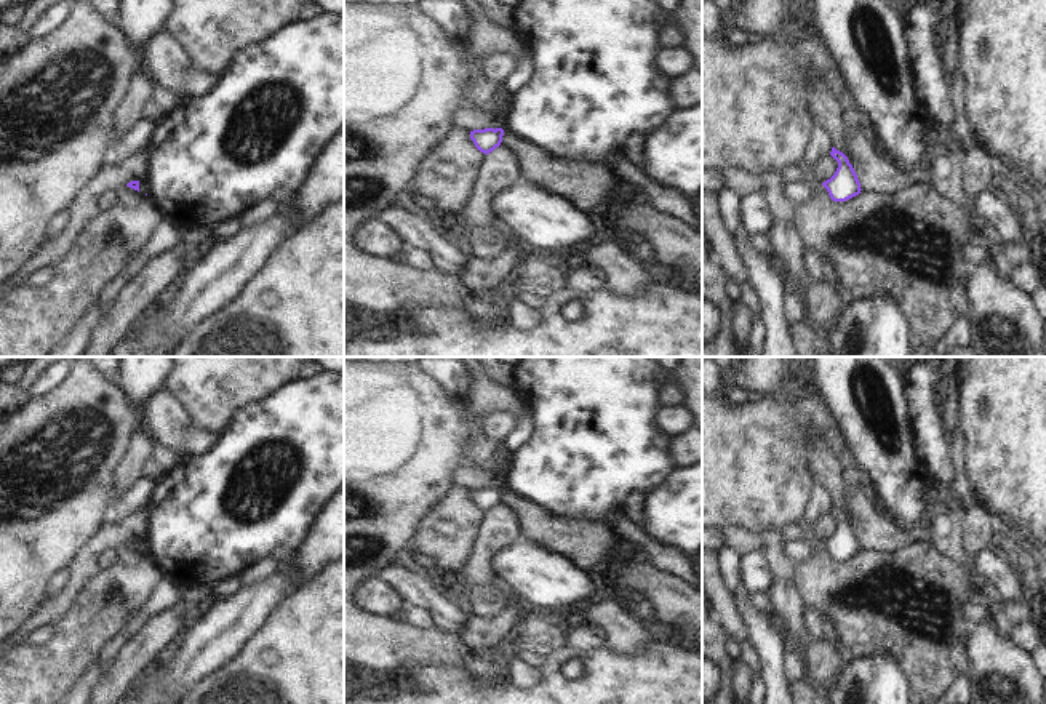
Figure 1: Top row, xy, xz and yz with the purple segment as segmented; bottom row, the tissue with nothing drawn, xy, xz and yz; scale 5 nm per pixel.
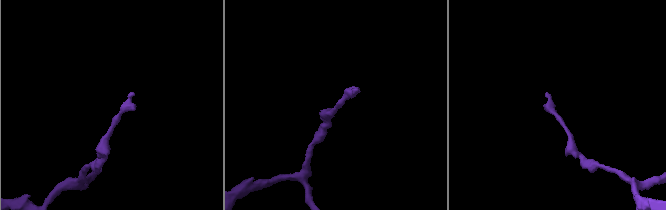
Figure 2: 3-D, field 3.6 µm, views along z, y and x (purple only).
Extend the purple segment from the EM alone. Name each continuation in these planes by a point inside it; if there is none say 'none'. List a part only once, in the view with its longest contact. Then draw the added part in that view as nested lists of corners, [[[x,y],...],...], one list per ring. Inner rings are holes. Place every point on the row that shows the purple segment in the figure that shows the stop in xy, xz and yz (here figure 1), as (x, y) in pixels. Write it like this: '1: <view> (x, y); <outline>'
none

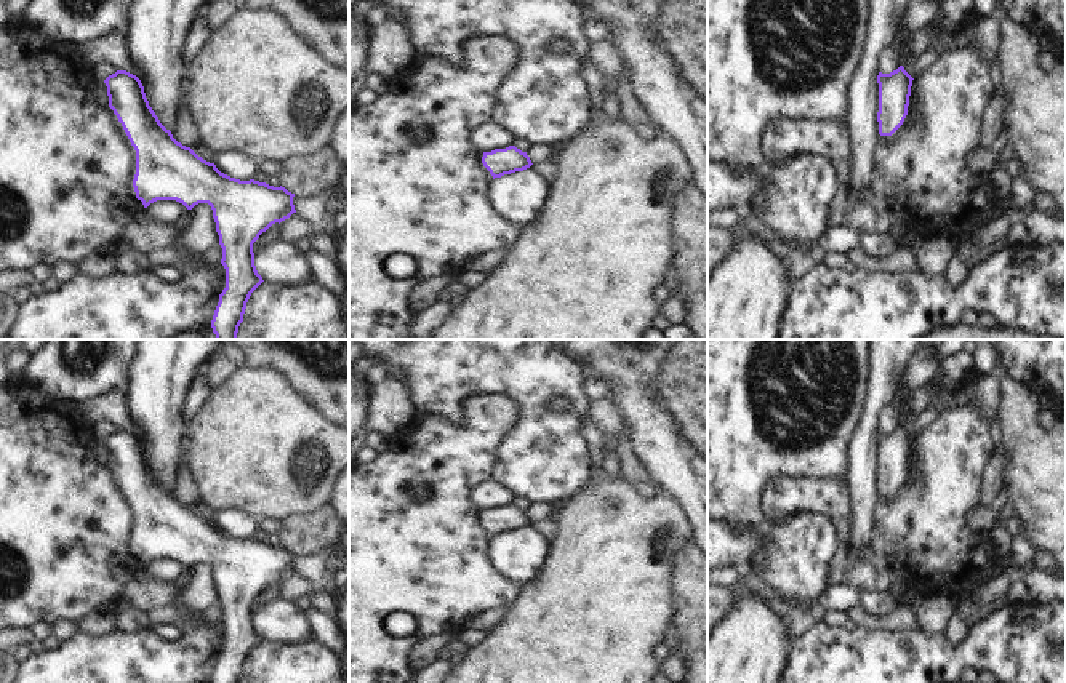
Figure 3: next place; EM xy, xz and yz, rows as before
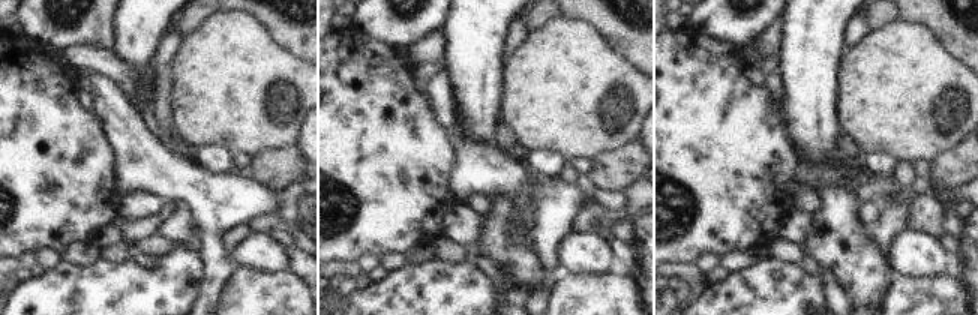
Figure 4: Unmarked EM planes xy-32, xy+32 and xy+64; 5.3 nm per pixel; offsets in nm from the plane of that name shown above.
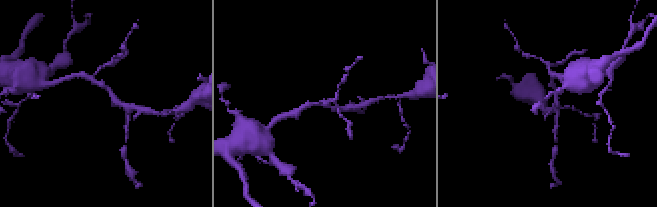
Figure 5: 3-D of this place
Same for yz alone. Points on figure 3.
1: yz (924, 59); [[[944,35],[938,45],[928,46],[924,53],[920,53],[916,61],[904,67],[904,70],[916,78],[922,70],[925,70],[935,58],[949,46],[951,38],[949,35]]]

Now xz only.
none

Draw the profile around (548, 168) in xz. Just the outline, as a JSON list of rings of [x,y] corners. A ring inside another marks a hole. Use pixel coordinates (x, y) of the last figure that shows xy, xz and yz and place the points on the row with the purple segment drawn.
[[[544,160],[530,166],[541,176],[544,176],[549,182],[552,182],[559,176],[559,165],[554,160]]]

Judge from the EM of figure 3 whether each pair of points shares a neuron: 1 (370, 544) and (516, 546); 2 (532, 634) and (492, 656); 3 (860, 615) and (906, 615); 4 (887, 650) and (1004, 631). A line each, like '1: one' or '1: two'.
1: two
2: one
3: one
4: one

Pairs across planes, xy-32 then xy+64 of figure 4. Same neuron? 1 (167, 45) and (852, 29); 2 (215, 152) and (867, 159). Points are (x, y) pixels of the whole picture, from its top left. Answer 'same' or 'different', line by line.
1: same
2: same

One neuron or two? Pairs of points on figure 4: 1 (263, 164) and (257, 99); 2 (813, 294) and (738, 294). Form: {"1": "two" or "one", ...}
{"1": "two", "2": "one"}

